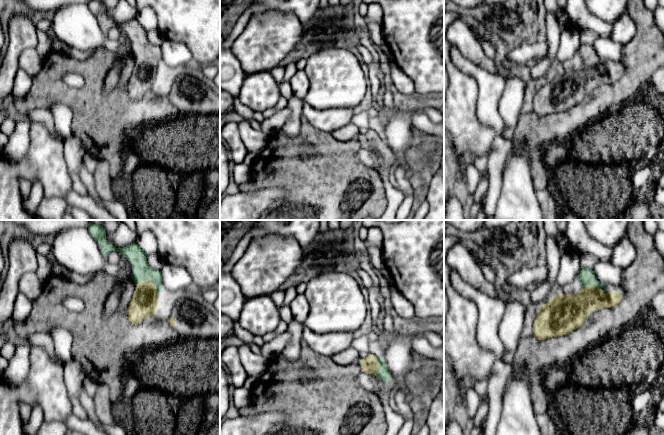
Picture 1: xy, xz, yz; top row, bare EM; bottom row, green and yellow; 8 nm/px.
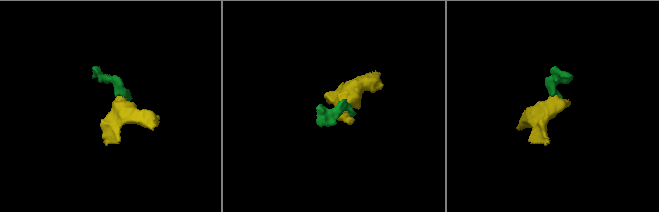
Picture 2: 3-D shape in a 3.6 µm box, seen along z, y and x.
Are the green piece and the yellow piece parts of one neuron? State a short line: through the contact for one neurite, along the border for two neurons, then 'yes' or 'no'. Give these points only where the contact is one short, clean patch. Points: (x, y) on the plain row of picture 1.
xy (141, 46), (149, 56), (143, 80) | yes

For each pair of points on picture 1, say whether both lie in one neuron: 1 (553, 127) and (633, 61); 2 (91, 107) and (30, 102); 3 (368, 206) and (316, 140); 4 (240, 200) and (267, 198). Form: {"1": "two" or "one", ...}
{"1": "one", "2": "one", "3": "one", "4": "one"}

